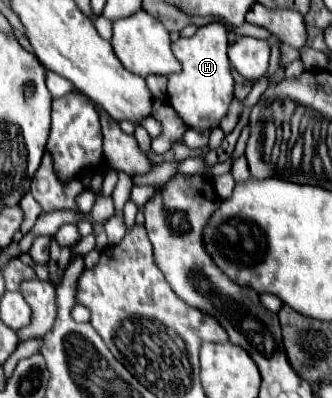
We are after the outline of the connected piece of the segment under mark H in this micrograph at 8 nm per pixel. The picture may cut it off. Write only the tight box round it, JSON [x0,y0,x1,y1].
[168,23,234,131]

